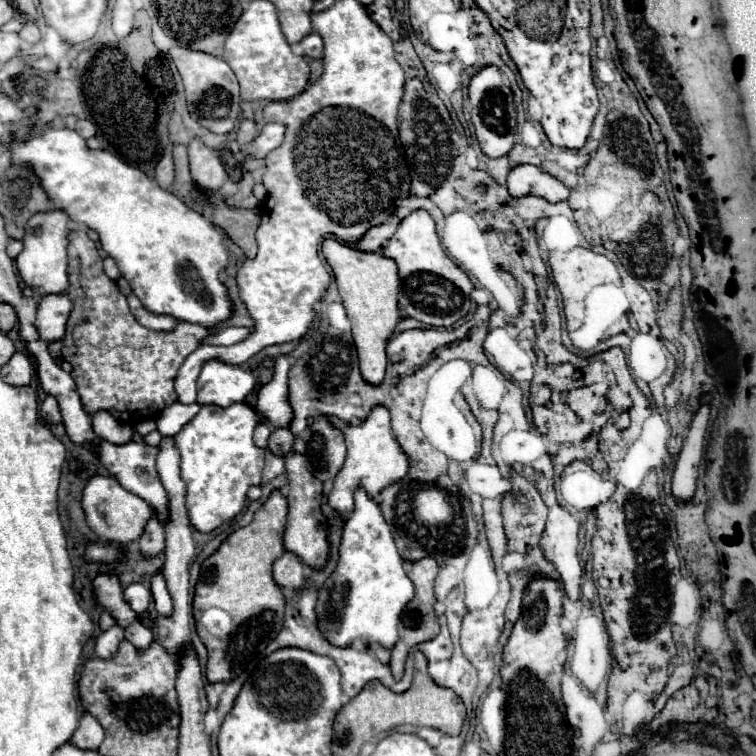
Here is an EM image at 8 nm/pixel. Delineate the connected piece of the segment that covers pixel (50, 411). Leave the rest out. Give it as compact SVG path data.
M47 396L41 404L41 416L49 422L49 424L57 424L61 422L61 412L59 412L59 404L55 396Z

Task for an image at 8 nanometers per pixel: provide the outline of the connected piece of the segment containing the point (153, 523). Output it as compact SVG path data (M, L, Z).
M155 516L147 522L145 532L139 538L139 550L145 558L153 558L161 550L165 550L165 530Z

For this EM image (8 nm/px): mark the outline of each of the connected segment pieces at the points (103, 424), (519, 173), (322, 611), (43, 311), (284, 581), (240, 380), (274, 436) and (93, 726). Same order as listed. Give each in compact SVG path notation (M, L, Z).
M99 410L93 414L93 426L95 426L95 432L111 444L127 444L133 440L133 428L127 424L121 424L107 410Z
M517 164L507 176L507 188L509 194L515 198L527 194L547 198L549 202L559 202L569 198L569 188L561 180L557 180L555 176L543 172L533 164Z
M365 488L355 490L355 510L351 512L349 520L345 522L343 528L343 540L339 548L339 562L331 578L327 580L325 588L319 592L319 602L317 602L317 616L321 630L325 632L327 640L337 646L345 646L351 642L379 642L387 648L393 648L397 642L397 624L399 624L399 614L405 608L409 600L413 600L415 586L409 580L407 572L403 570L403 558L397 552L395 540L391 536L391 528L385 522L379 504L365 492Z
M67 292L41 296L39 310L37 310L37 328L39 328L43 340L51 342L51 340L63 338L71 306L73 304L71 304Z
M285 552L275 564L273 564L273 580L279 588L287 588L287 590L301 590L305 586L305 574L309 572L311 576L312 569L305 564L301 564L301 560L297 560L297 556L293 556L291 552Z
M207 360L197 378L197 404L229 408L243 402L255 388L255 376L245 364Z
M275 428L271 432L271 436L269 436L269 450L273 454L283 456L283 454L287 454L291 450L293 442L295 442L295 436L293 436L293 432L289 428Z
M83 714L71 742L81 750L97 750L103 742L103 728L93 720L93 716Z

